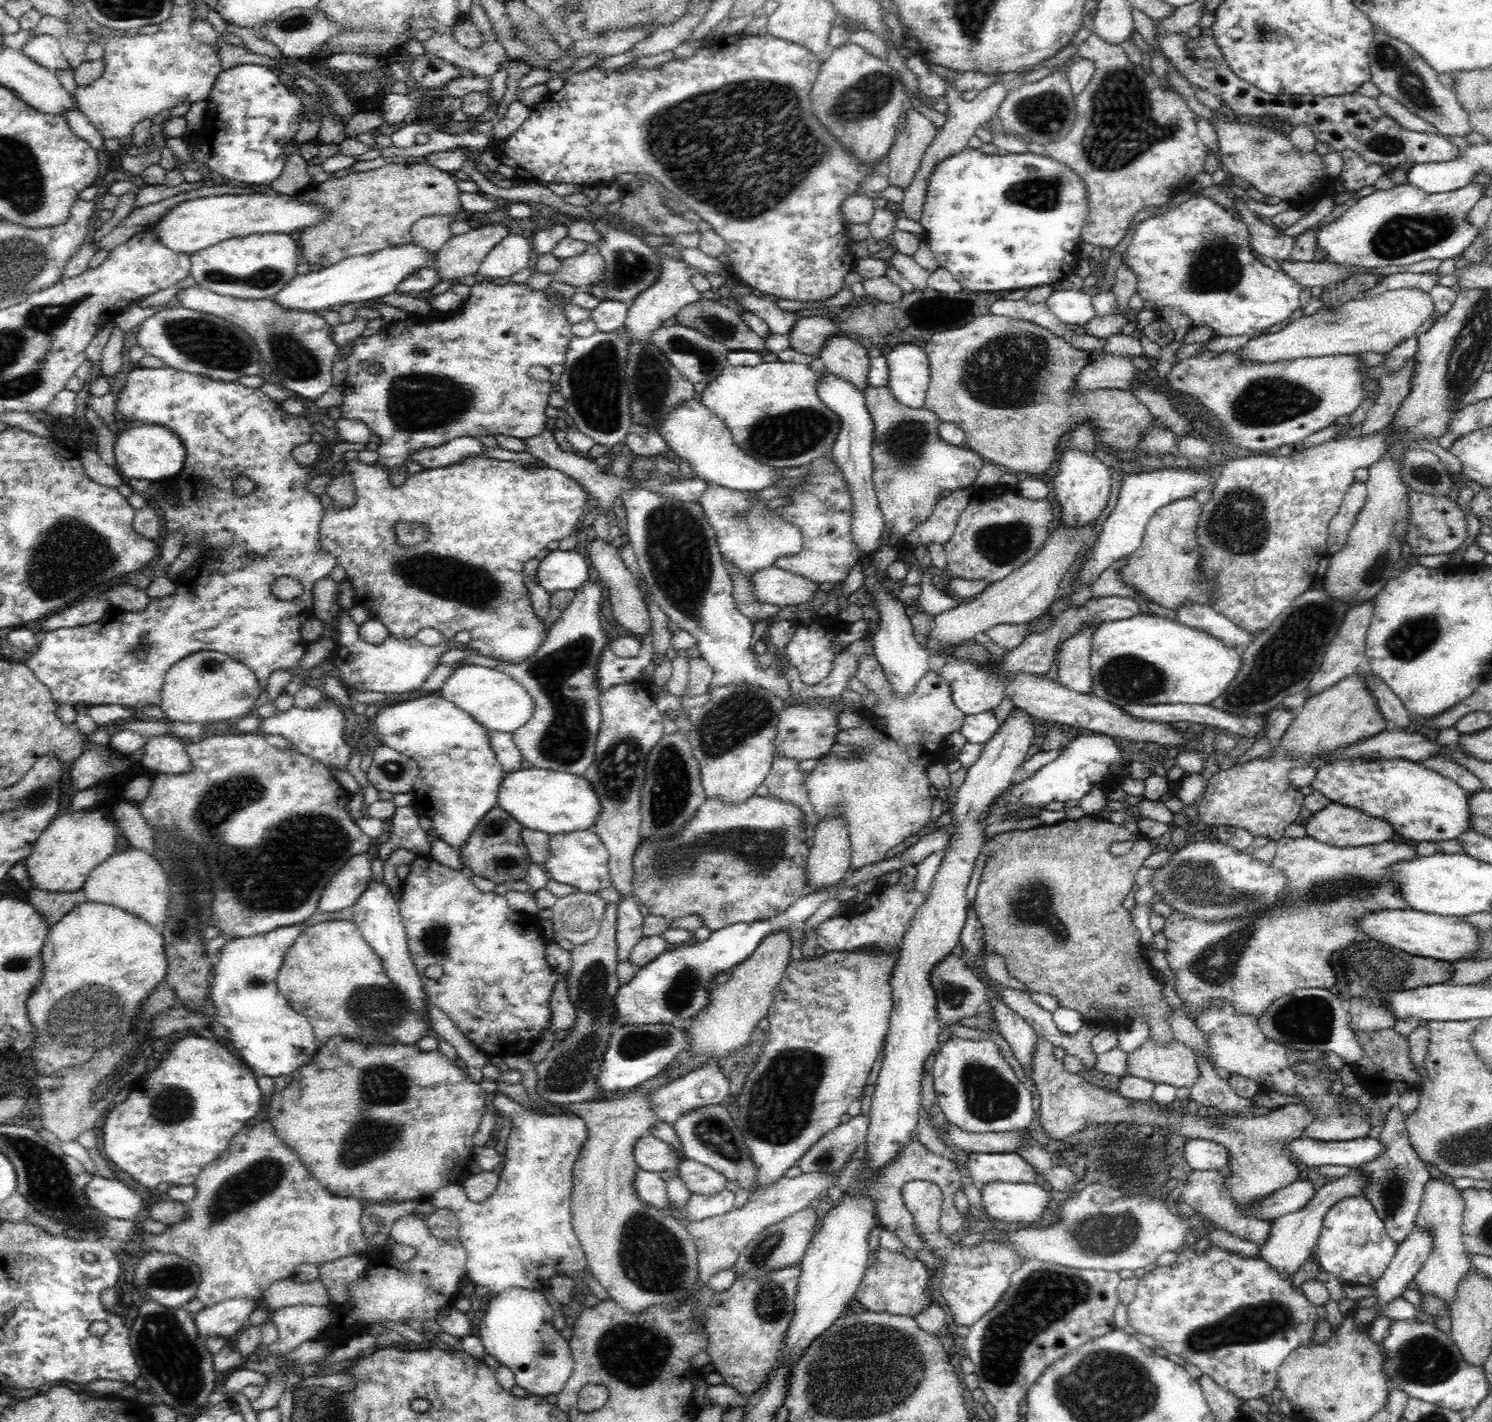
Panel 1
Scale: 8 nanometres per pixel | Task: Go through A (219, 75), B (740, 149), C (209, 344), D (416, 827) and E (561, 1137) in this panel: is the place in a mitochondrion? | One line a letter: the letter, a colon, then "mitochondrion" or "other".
A: other
B: mitochondrion
C: mitochondrion
D: other
E: other

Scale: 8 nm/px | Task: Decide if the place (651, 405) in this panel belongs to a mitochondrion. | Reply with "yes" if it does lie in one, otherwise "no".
yes

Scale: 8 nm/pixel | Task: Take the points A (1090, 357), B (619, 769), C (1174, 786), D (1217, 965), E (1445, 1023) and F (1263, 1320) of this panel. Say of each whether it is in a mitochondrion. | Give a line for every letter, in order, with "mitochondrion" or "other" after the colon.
A: other
B: mitochondrion
C: other
D: mitochondrion
E: other
F: mitochondrion

